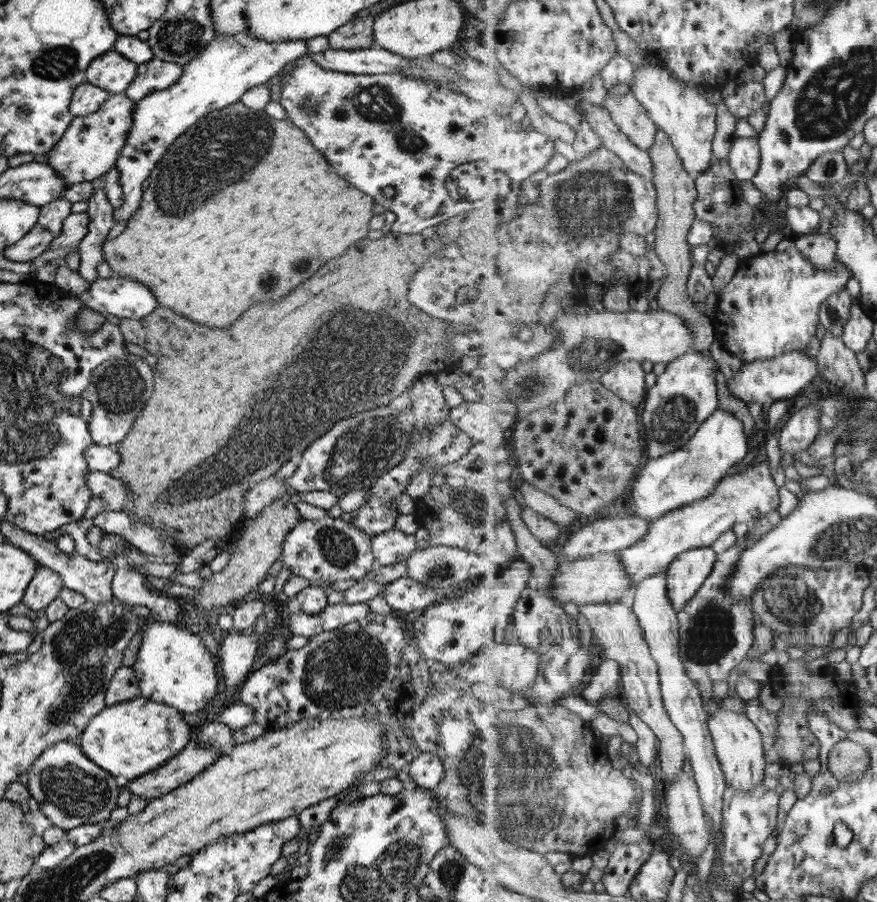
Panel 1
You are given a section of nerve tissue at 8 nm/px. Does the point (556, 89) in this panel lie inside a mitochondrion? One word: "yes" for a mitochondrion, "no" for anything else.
no

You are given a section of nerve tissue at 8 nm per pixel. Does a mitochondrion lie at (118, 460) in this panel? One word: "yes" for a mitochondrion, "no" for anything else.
no

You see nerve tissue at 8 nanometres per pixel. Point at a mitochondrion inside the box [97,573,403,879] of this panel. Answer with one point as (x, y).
(345, 668)

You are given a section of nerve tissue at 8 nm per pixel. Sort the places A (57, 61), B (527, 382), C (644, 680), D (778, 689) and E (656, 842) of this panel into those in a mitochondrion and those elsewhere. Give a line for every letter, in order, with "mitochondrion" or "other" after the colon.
A: mitochondrion
B: mitochondrion
C: other
D: other
E: other

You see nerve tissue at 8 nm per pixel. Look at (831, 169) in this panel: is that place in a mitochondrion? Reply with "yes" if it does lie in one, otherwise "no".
yes

